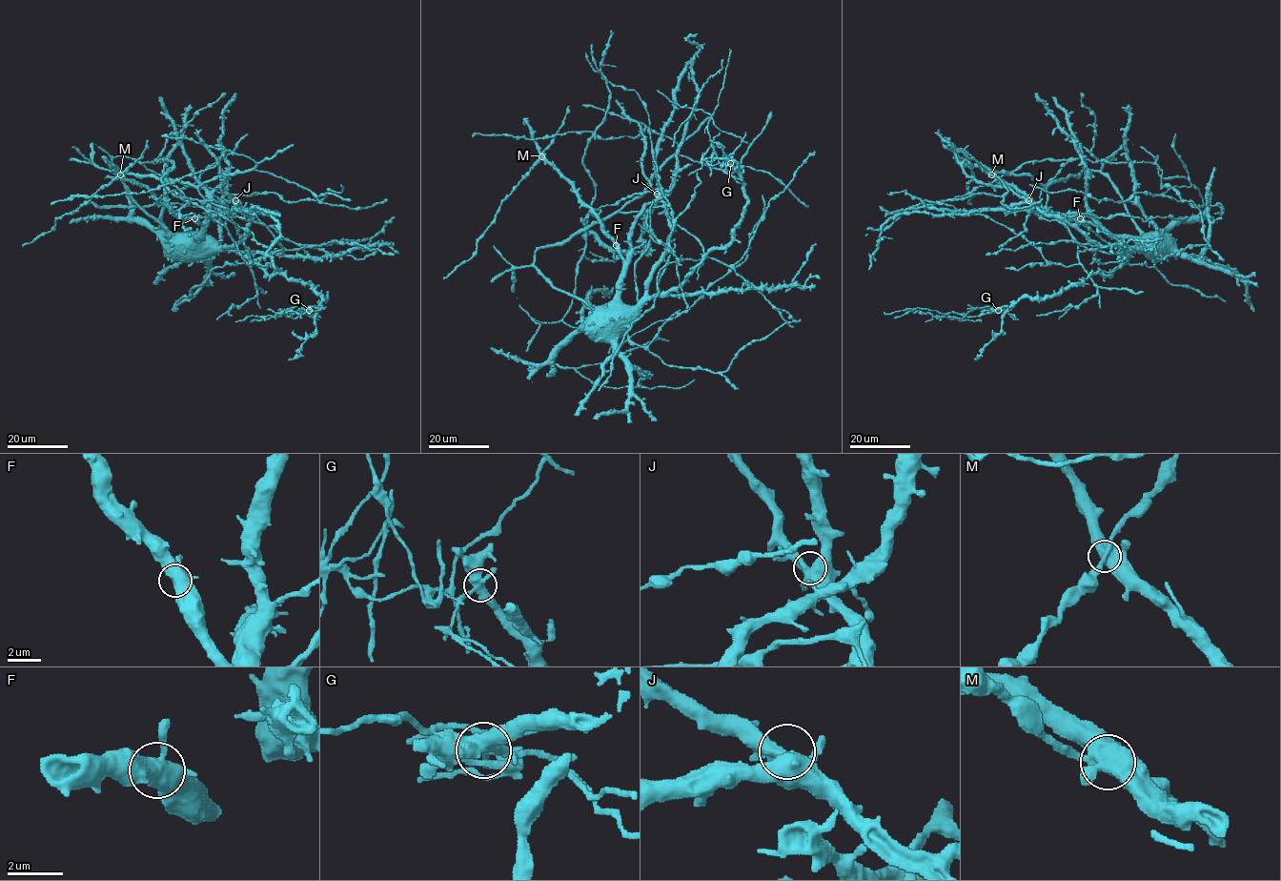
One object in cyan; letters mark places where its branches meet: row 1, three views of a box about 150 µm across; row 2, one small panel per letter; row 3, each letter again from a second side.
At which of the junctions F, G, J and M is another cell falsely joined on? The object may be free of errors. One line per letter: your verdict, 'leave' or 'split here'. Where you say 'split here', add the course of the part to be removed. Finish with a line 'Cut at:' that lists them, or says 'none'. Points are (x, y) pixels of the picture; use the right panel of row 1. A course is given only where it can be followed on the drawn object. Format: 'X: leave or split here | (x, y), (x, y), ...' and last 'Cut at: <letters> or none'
F: leave
G: split here | (998, 310), (974, 309), (961, 318), (947, 314), (934, 317), (918, 311), (894, 317)
J: leave
M: leave
Cut at: G

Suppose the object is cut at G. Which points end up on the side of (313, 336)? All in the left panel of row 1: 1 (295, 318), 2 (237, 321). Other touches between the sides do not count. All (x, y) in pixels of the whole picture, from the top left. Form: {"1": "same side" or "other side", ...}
{"1": "other side", "2": "other side"}

